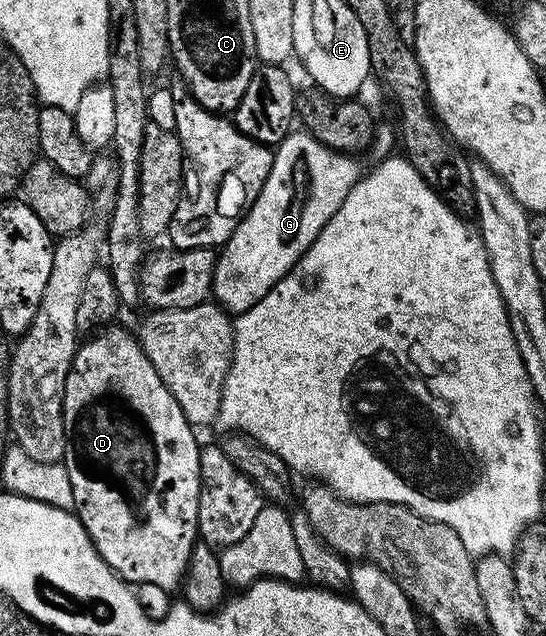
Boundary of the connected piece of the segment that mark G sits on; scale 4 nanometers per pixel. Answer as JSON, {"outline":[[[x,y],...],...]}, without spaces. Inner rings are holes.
{"outline":[[[293,130],[276,145],[273,153],[271,174],[267,174],[267,182],[263,182],[263,190],[259,198],[247,210],[247,214],[235,226],[228,242],[217,252],[217,265],[213,275],[212,299],[230,314],[240,314],[251,310],[275,282],[279,282],[299,262],[299,258],[319,238],[323,226],[331,222],[331,214],[343,206],[343,198],[355,186],[363,175],[363,168],[356,164],[352,155],[334,152],[321,145],[316,138],[305,130]]]}

